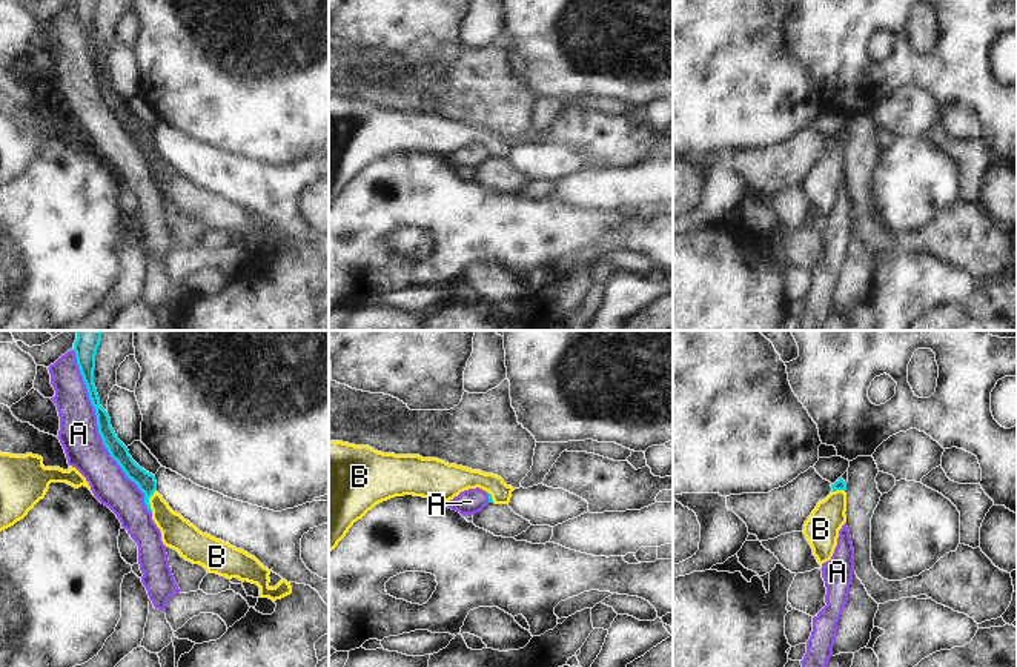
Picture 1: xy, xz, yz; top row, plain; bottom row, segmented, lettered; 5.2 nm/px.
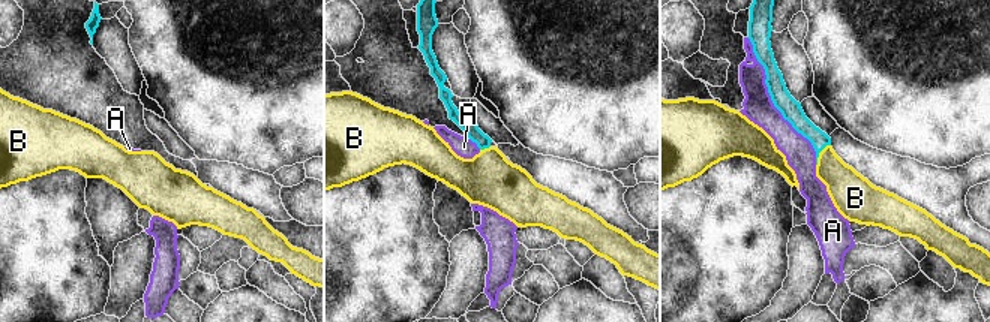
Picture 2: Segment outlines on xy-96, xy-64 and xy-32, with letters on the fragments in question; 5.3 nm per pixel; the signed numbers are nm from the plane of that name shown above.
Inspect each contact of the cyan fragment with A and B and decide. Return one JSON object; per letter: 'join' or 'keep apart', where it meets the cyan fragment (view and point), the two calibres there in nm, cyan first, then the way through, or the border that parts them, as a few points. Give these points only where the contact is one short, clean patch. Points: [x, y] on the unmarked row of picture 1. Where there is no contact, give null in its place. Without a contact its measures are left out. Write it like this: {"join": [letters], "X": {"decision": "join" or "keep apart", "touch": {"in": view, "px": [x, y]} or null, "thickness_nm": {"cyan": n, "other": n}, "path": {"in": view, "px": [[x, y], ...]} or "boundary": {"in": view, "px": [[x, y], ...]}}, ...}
{"join": ["B"], "A": {"decision": "keep apart", "touch": {"in": "xy", "px": [99, 86]}, "thickness_nm": {"cyan": 90, "other": 200}}, "B": {"decision": "join", "touch": {"in": "xy", "px": [148, 155]}, "thickness_nm": {"cyan": 100, "other": 170}, "path": {"in": "xy", "px": [[146, 139], [148, 155], [178, 189]]}}}

